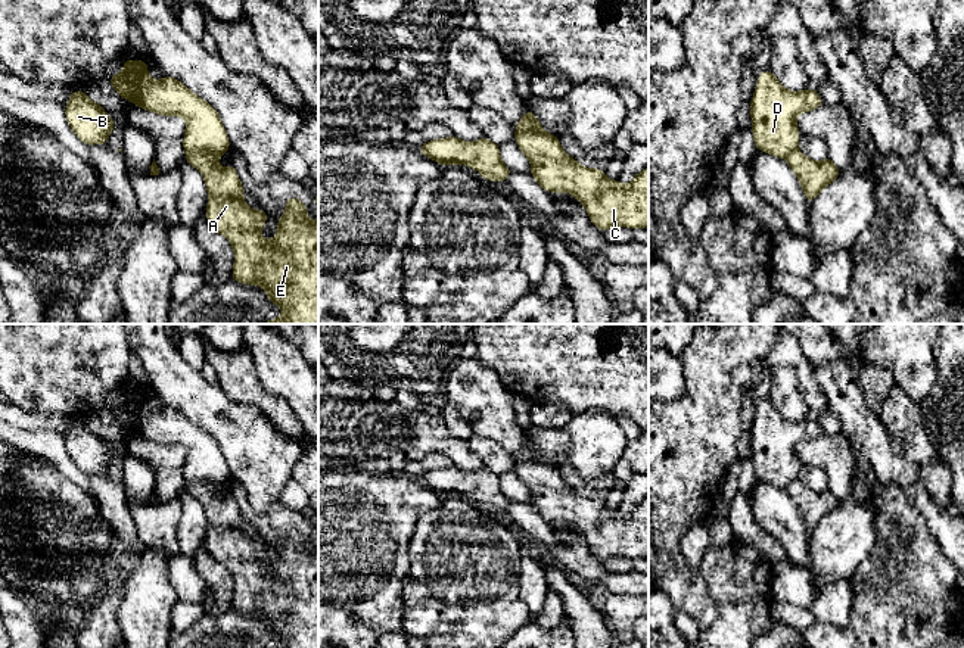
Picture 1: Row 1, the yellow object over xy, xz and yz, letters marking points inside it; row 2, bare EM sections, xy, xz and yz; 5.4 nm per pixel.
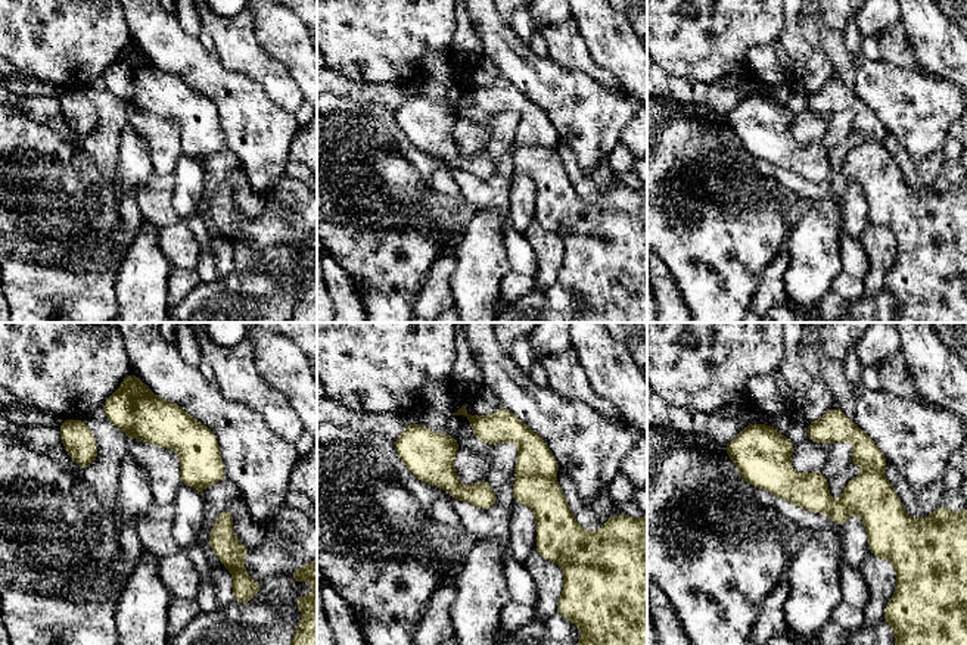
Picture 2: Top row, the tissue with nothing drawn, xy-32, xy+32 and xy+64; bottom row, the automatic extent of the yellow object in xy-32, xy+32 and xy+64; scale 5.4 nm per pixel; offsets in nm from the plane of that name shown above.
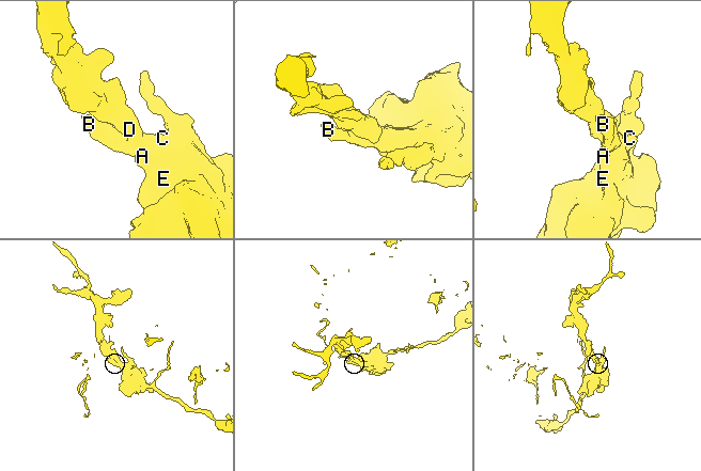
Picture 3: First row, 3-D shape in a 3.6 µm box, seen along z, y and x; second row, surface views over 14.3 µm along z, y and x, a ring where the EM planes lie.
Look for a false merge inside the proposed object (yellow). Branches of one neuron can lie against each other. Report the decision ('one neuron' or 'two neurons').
two neurons

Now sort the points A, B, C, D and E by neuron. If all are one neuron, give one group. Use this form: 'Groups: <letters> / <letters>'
Groups: A B C E / D

